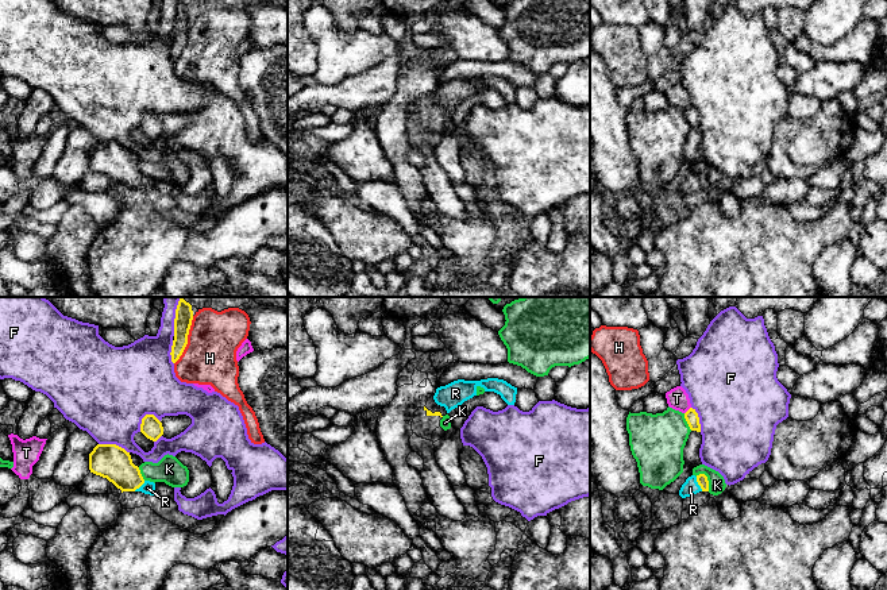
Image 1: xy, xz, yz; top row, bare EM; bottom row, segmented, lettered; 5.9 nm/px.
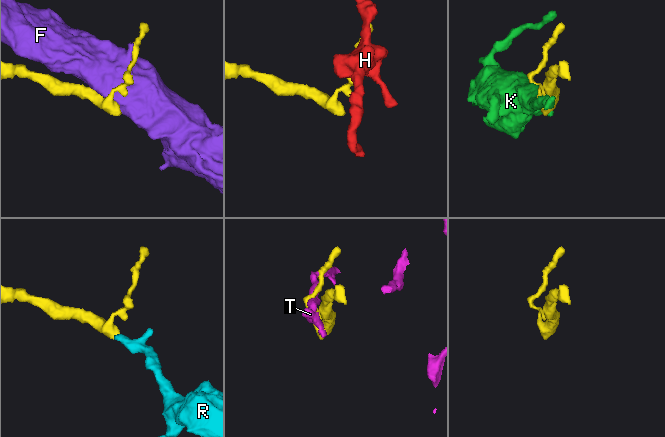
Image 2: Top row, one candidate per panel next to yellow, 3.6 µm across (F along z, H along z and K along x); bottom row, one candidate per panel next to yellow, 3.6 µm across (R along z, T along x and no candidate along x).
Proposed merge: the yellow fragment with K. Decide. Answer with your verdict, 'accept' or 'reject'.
reject

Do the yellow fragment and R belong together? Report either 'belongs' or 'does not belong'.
belongs

